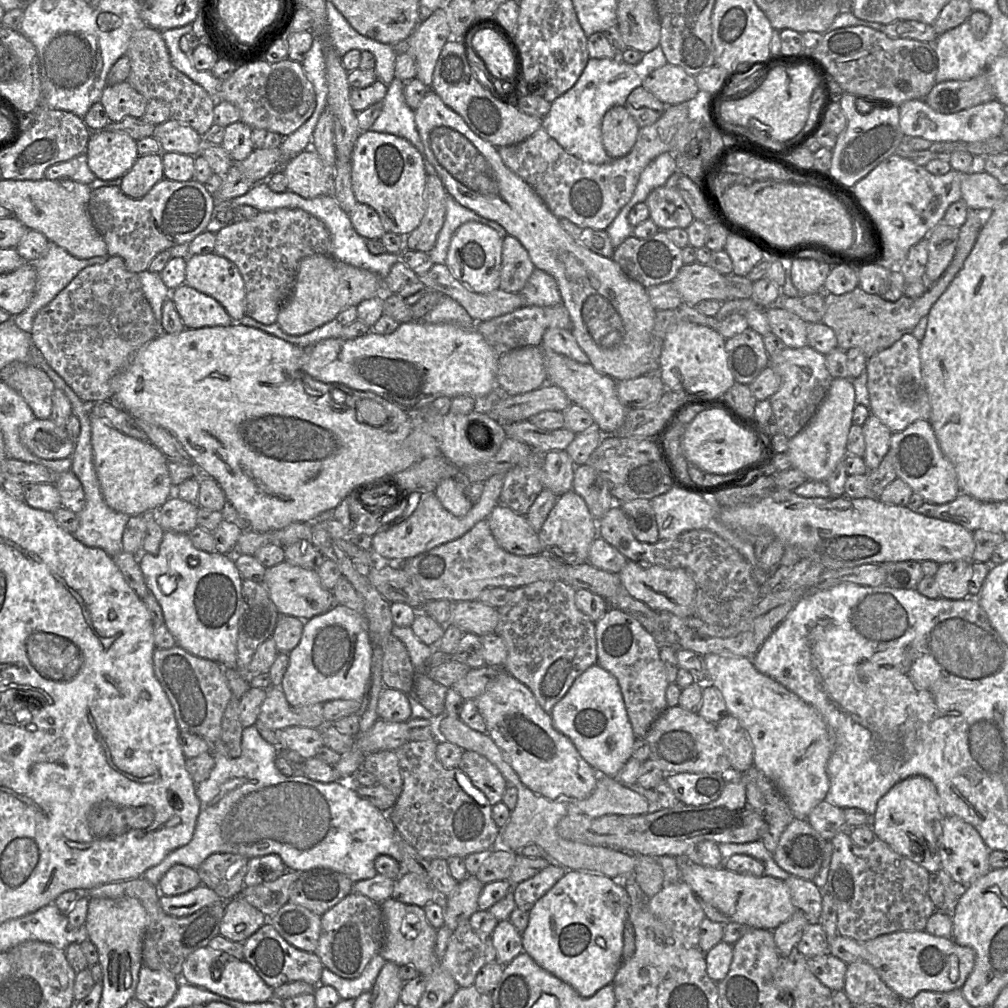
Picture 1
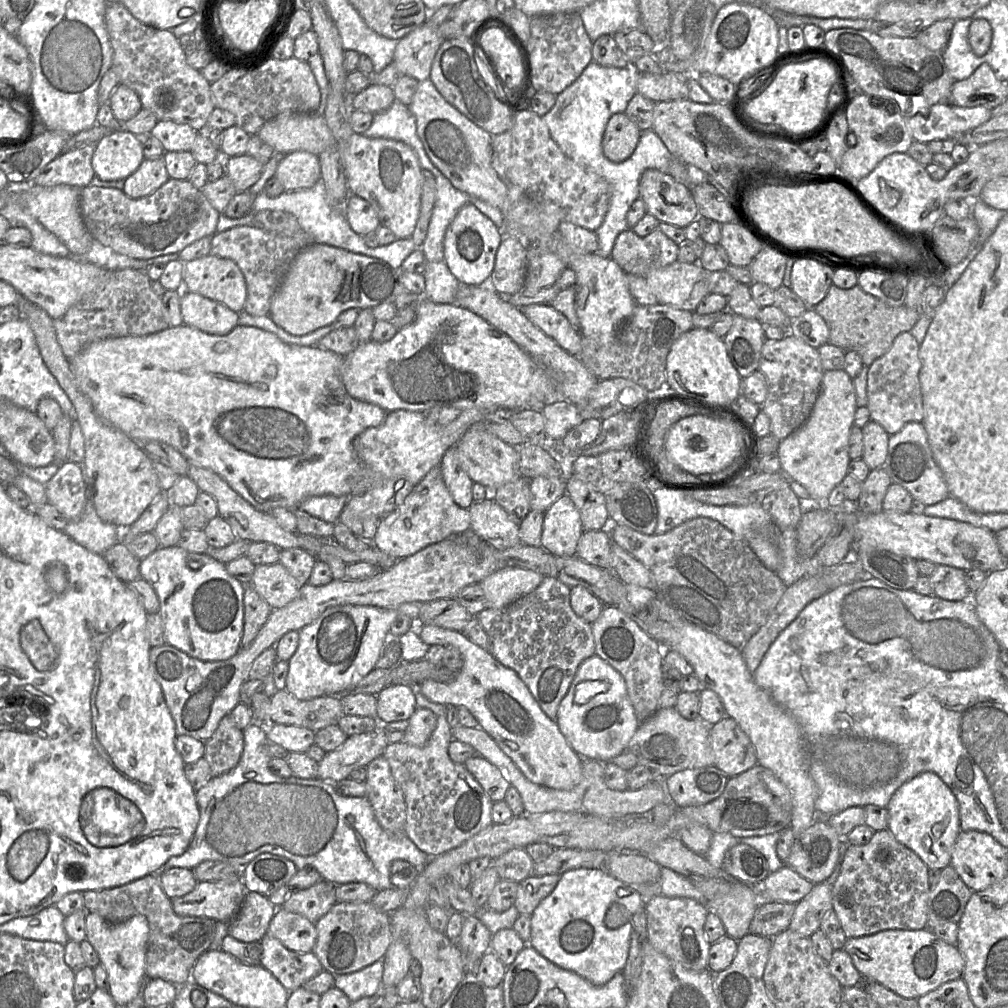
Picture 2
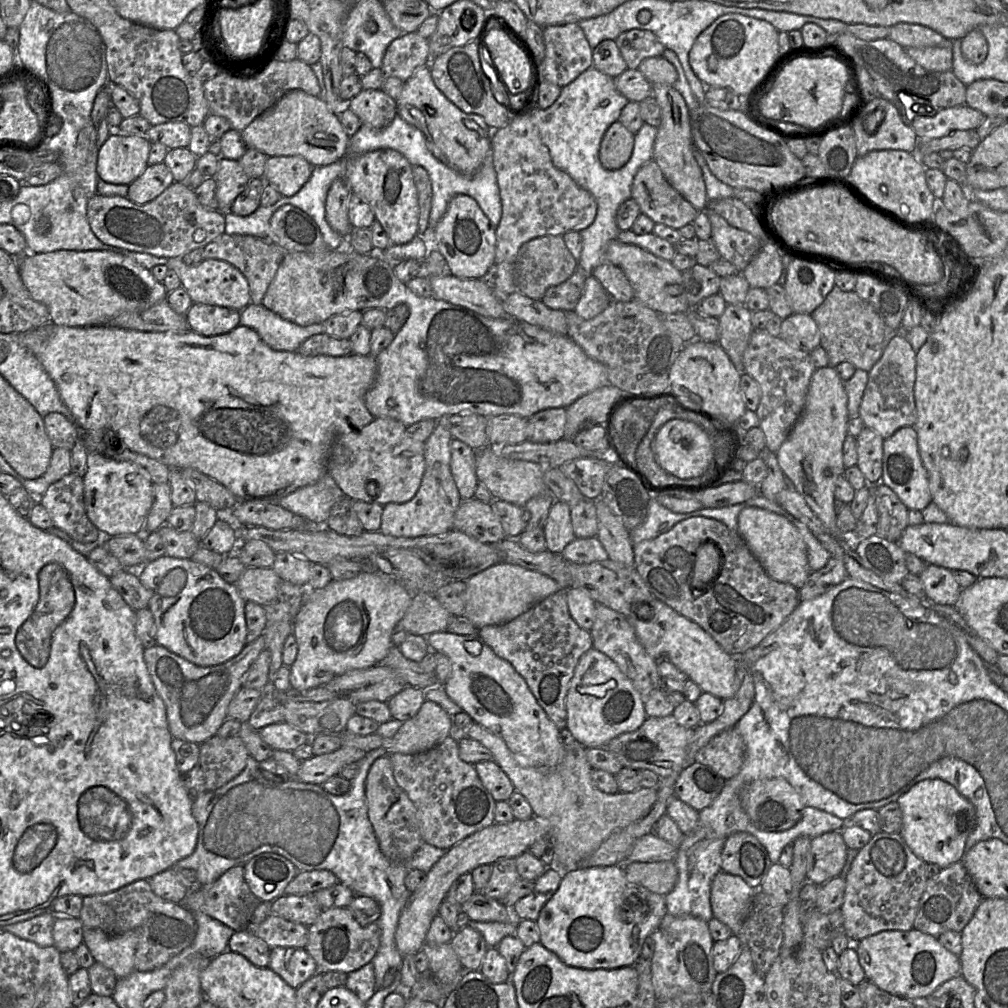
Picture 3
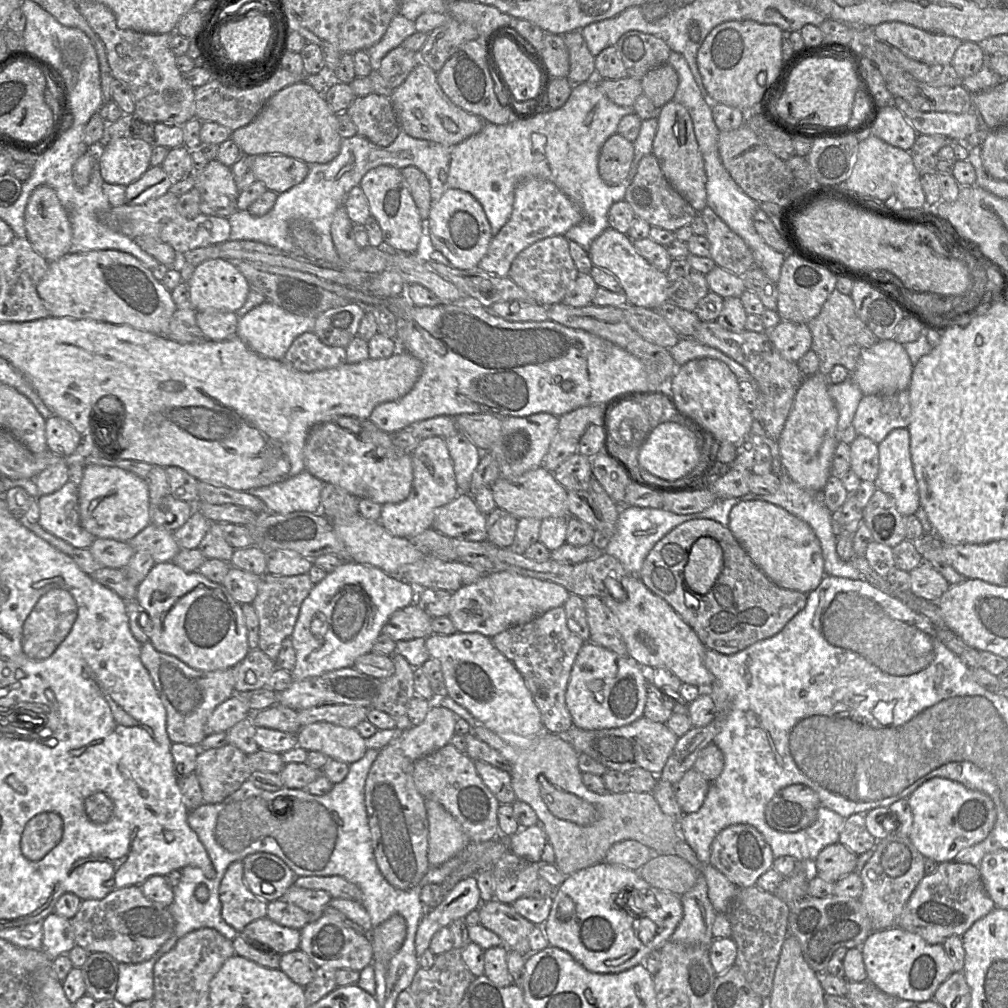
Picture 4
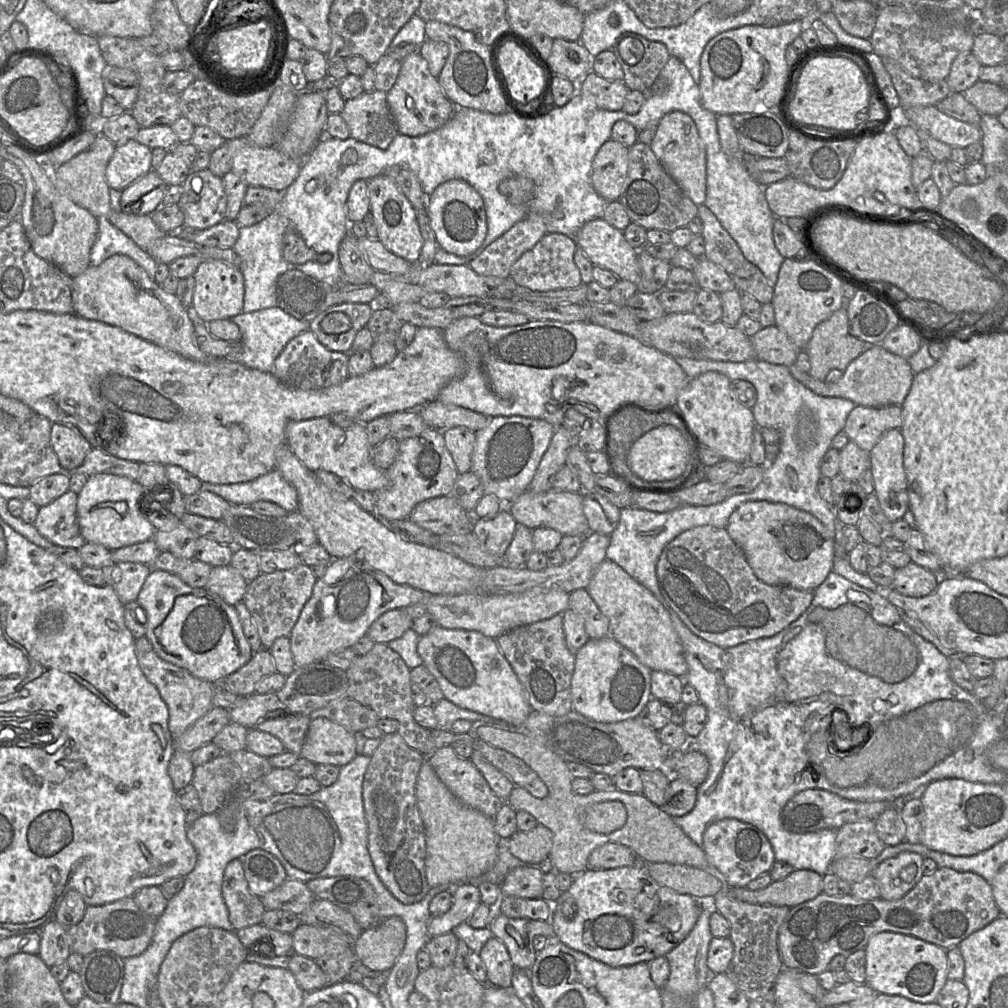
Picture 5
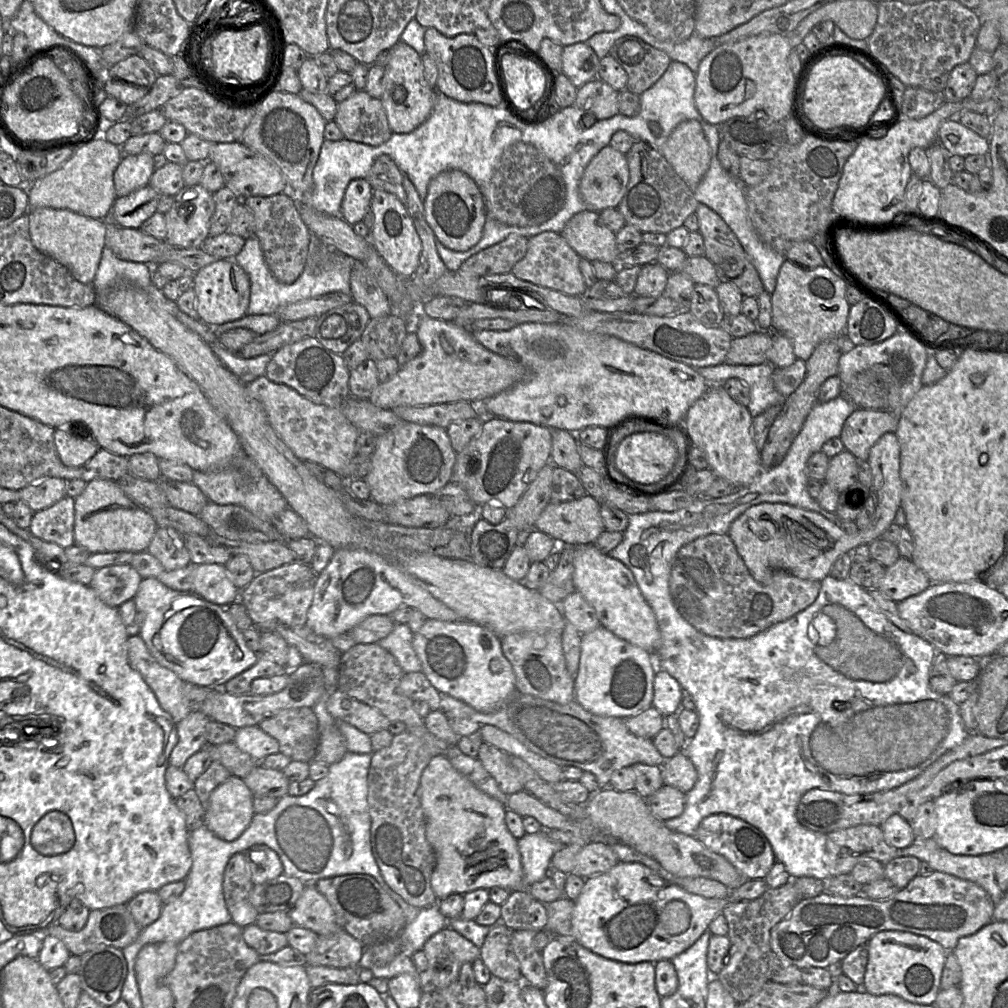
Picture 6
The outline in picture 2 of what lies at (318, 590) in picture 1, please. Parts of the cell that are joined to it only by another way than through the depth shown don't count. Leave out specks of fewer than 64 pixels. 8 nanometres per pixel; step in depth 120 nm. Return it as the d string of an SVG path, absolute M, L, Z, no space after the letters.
M279 562L275 564L257 565L250 583L245 586L251 586L268 603L272 610L282 608L293 601L299 589L302 587Z

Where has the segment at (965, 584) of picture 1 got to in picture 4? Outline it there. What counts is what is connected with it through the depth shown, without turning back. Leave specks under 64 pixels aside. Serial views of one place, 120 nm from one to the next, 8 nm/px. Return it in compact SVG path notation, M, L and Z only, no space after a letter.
M923 561L909 572L909 576L910 592L930 602L937 601L950 586L934 567Z

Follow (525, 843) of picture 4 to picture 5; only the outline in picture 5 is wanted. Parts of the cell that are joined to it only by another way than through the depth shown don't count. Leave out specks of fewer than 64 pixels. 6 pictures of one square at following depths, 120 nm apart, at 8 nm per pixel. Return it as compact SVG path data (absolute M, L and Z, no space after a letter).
M541 824L530 831L517 830L508 841L510 853L525 865L538 866L550 854L553 843L551 830Z

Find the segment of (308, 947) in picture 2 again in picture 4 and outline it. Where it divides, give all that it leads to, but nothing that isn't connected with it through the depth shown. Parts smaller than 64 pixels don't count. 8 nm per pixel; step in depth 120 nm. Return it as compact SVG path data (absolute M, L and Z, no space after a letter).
M267 917L249 923L241 933L250 942L266 946L265 952L279 955L299 949L300 930L277 924Z

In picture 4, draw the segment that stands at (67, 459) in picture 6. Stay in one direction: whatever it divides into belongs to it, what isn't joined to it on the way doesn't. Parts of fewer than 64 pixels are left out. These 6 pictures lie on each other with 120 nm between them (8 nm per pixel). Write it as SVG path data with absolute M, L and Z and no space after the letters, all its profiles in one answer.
M56 415L45 419L45 435L48 449L61 456L73 454L81 441L81 434L68 421Z

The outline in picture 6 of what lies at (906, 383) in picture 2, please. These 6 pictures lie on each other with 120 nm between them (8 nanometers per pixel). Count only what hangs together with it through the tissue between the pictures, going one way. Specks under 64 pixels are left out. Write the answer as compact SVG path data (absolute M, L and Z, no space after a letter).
M857 408L846 419L840 439L856 459L868 460L872 446L886 433L896 433L899 416L887 410Z

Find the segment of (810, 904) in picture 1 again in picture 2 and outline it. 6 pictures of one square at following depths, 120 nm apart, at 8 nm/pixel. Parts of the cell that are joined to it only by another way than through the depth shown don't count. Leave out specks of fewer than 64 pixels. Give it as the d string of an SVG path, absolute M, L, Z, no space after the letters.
M788 865L770 872L760 886L761 900L784 903L800 902L814 884Z

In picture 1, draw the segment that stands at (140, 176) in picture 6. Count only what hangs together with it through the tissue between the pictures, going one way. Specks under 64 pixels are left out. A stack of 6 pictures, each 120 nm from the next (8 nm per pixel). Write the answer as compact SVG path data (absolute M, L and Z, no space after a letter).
M92 131L85 150L87 163L96 178L114 180L126 174L139 154L137 143L118 131Z

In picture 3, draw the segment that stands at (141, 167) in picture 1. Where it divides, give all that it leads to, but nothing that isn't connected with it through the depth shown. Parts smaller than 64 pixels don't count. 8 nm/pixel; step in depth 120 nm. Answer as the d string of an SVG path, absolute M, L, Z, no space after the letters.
M162 162L148 165L144 172L128 186L127 197L136 204L155 199L174 182L170 169Z

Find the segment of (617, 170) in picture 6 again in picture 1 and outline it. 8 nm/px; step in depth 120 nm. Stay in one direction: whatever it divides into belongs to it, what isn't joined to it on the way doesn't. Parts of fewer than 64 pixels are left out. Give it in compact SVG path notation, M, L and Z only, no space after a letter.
M625 106L611 107L602 120L602 144L612 159L626 156L634 147L639 125Z

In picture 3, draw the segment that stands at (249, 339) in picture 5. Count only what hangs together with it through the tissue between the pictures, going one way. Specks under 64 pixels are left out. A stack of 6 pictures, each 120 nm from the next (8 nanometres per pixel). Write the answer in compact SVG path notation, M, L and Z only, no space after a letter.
M249 304L240 311L241 326L255 330L261 339L278 351L297 351L308 338L325 333L324 323L300 326L283 319L263 304Z

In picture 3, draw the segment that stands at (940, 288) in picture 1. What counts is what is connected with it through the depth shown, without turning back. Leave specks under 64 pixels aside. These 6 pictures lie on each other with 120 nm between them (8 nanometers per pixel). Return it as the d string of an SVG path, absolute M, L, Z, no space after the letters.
M836 285L831 290L831 292L827 295L824 302L811 313L811 316L818 326L818 330L820 333L820 347L822 347L827 353L828 360L829 360L828 366L833 367L833 368L836 368L837 365L842 363L842 362L849 362L856 369L861 369L861 370L864 370L866 372L869 372L872 369L872 367L874 366L874 364L882 356L882 354L883 354L885 348L887 347L887 345L889 344L890 340L896 335L897 332L902 332L902 331L893 330L892 328L887 326L884 323L884 321L882 320L882 318L879 316L879 314L872 307L872 305L870 305L868 302L866 302L862 298L860 298L859 295L855 291L845 292L845 291L842 291L840 288L838 288Z

